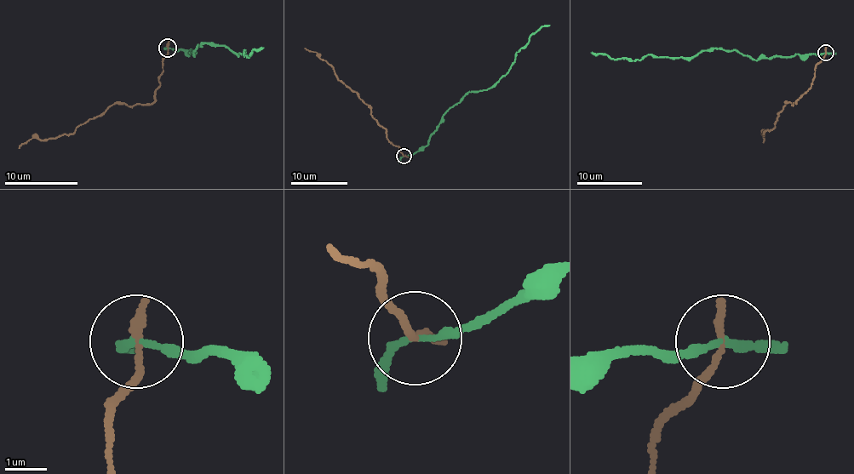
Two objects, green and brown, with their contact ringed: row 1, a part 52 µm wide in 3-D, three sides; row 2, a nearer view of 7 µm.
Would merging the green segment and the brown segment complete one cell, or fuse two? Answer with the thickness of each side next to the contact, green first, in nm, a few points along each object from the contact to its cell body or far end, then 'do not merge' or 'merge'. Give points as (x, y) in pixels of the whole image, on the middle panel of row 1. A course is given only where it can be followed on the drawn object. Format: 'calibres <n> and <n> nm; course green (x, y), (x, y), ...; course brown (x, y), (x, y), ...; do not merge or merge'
calibres 150 and 220 nm; course green (404, 156), (414, 154), (427, 143), (444, 113), (470, 92), (494, 86), (531, 35), (541, 26), (550, 25); course brown (404, 156), (398, 145), (389, 143), (386, 128), (371, 115), (368, 105), (338, 79), (333, 68), (305, 48); do not merge

